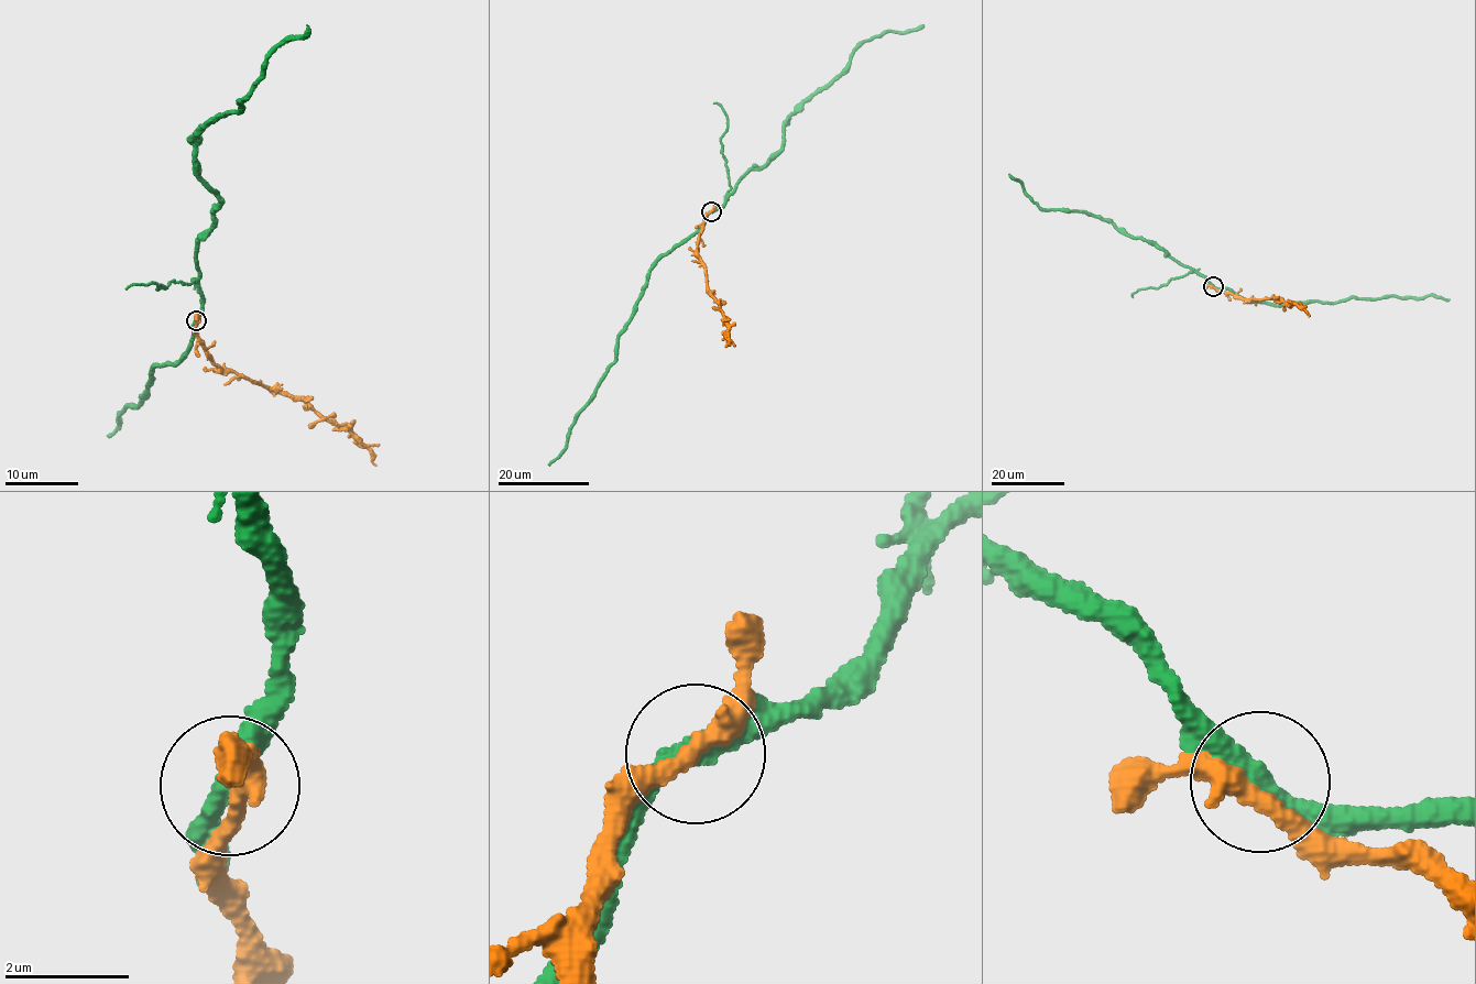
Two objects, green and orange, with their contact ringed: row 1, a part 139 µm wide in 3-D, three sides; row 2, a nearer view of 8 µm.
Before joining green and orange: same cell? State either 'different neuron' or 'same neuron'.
different neuron

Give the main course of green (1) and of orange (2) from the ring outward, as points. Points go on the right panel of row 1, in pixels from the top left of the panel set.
1: (1213, 286), (1145, 239), (1132, 238), (1102, 218), (1077, 210), (1041, 208), (1008, 174)
2: (1213, 286), (1243, 298), (1278, 298), (1288, 305), (1298, 305), (1309, 316)

